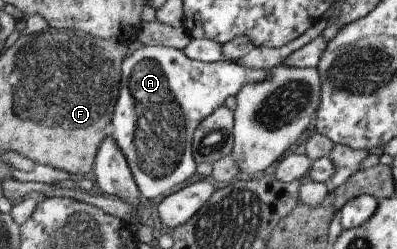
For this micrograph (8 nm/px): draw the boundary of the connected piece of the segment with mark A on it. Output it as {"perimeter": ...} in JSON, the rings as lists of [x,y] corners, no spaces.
{"perimeter":[[[144,45],[130,51],[120,63],[121,79],[117,101],[111,116],[108,133],[114,144],[124,155],[139,194],[154,198],[158,194],[168,194],[180,182],[195,174],[195,161],[191,157],[192,133],[198,123],[214,109],[222,106],[226,96],[235,96],[246,83],[261,81],[267,70],[251,70],[237,63],[216,61],[205,63],[184,56],[181,50],[160,45]]]}

